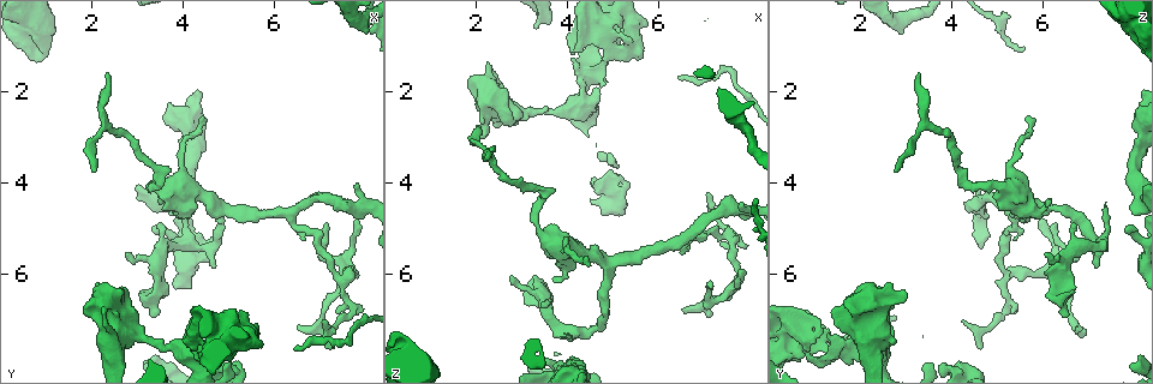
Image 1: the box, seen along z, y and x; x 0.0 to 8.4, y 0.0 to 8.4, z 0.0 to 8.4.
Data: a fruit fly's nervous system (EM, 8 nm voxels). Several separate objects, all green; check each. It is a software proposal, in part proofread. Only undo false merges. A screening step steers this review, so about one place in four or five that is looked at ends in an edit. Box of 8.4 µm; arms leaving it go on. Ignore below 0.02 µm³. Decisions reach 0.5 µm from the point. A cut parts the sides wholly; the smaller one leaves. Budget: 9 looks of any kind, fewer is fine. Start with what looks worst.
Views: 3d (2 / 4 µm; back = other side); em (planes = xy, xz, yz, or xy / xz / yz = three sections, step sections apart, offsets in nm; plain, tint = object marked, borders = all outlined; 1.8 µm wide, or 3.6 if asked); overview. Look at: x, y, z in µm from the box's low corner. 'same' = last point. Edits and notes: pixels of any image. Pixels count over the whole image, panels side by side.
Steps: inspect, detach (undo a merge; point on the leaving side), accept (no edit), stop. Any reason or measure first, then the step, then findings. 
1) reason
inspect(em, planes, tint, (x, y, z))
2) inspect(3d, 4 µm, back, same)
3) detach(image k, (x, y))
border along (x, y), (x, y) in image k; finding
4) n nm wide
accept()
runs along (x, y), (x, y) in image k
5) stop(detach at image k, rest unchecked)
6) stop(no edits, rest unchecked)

sharp bend
inspect(em, planes, tint, (4.45, 5.40, 7.25))

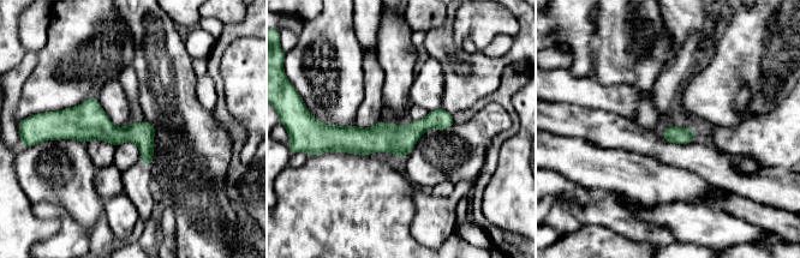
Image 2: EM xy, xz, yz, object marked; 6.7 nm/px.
accept()
runs along (449, 118), (404, 138), (329, 127) in image 2; continuous, no second neuron

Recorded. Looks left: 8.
thick turns thin
inspect(3d, 4 µm, (3.55, 4.05, 5.25))

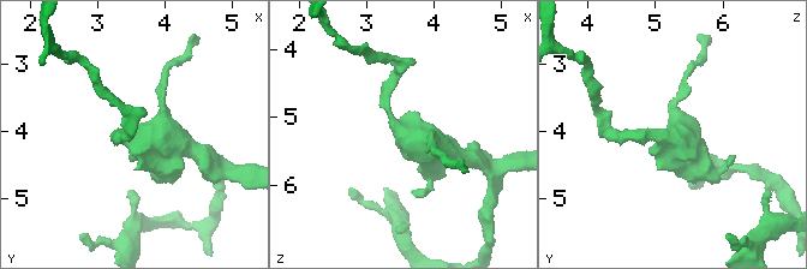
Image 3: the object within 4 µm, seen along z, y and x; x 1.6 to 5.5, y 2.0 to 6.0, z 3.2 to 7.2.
now the EM
inspect(em, xy, step 16, tint, (3.55, 4.10, 5.25))

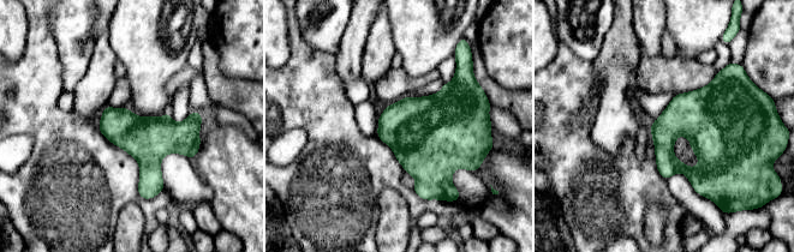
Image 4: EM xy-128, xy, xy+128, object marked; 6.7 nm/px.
accept()
continuous, no second neuron

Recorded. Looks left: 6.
abrupt turn
inspect(em, planes, tint, (7.40, 6.10, 5.15))

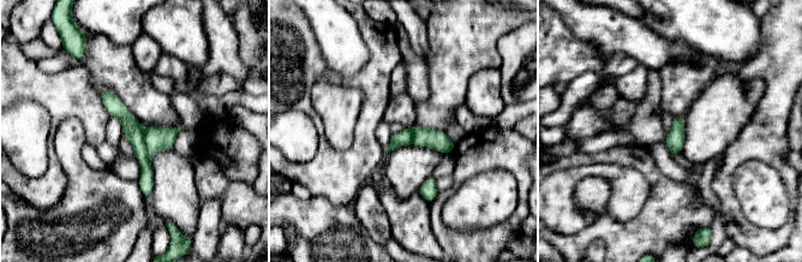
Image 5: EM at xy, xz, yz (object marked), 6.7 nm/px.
detach(image 5, (156, 138))
border along (143, 129), (143, 141), (149, 158) in image 5; a second neuron is stuck on

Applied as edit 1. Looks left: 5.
a narrow waist
inspect(3d, 4 µm, (6.30, 4.80, 5.30))

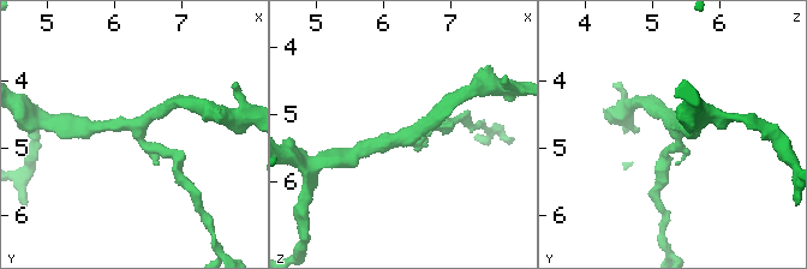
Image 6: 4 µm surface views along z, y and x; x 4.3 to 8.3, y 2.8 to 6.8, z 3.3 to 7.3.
inspect(em, planes, tint, (6.35, 4.75, 5.35))

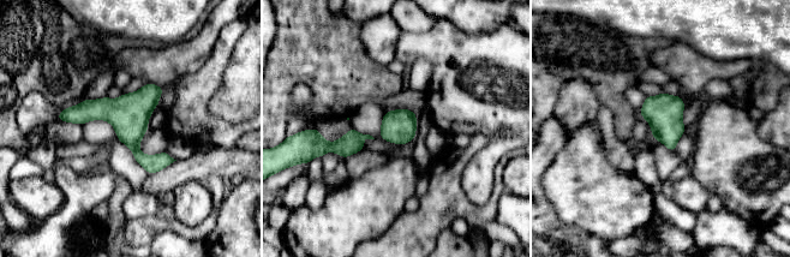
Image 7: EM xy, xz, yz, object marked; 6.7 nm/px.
accept()
runs along (60, 117), (109, 113), (144, 160), (169, 160) in image 7; all the same neuron

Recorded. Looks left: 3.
stop(detach at image 5, rest unchecked)

